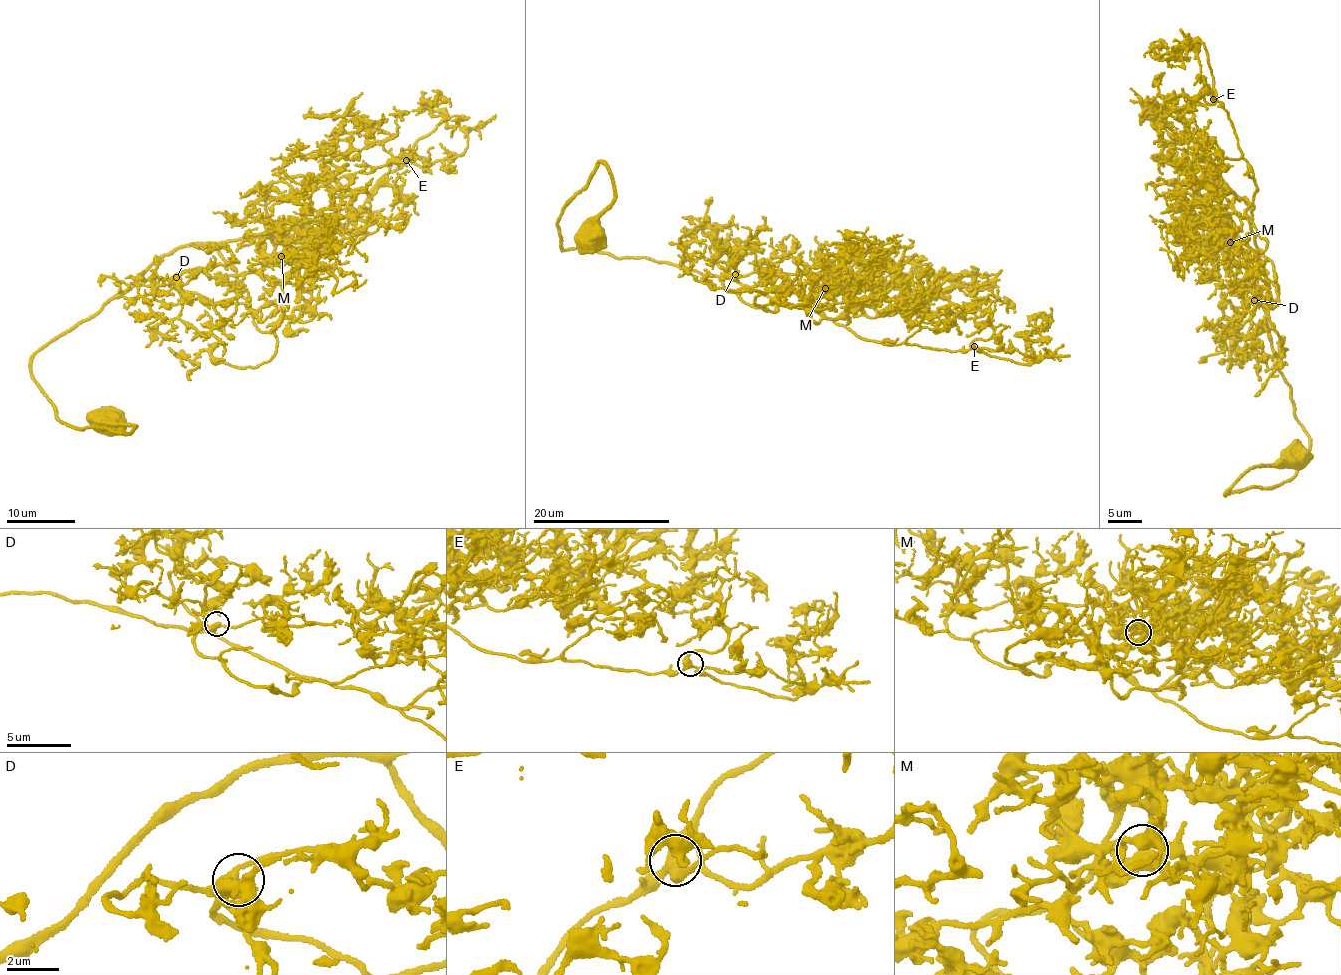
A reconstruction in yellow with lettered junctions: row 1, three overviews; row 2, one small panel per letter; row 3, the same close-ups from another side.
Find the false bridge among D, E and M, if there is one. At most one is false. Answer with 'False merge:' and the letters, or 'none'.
False merge: M

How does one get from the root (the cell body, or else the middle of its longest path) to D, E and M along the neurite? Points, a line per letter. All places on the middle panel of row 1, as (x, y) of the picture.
D: (589, 236), (614, 192), (600, 162), (561, 209), (563, 250), (731, 277), (775, 310), (725, 288), (735, 274)
E: (589, 236), (614, 192), (600, 162), (561, 209), (566, 251), (731, 277), (870, 341), (974, 346)
M: (589, 236), (614, 192), (600, 162), (561, 209), (563, 250), (731, 277), (772, 312), (825, 288)

